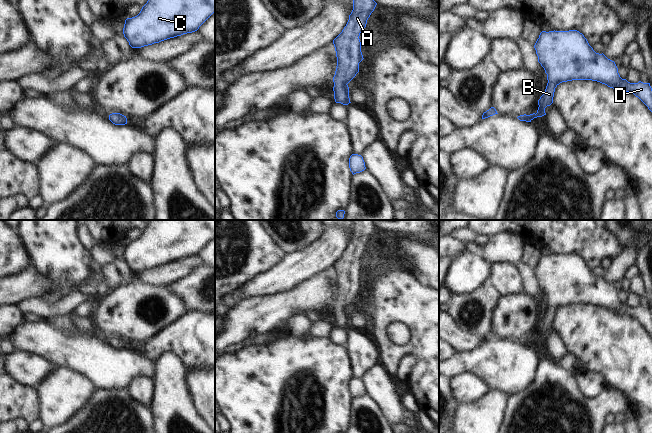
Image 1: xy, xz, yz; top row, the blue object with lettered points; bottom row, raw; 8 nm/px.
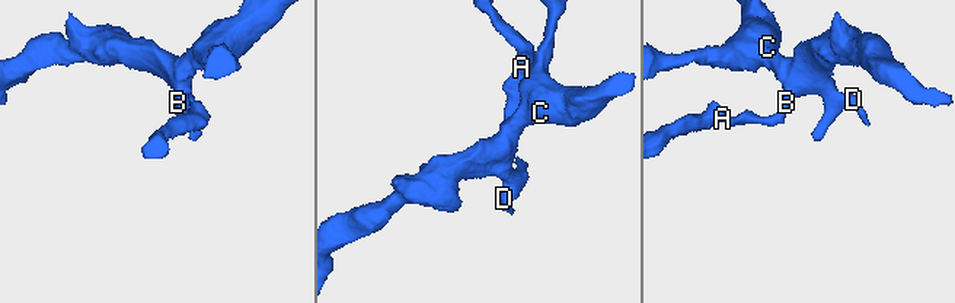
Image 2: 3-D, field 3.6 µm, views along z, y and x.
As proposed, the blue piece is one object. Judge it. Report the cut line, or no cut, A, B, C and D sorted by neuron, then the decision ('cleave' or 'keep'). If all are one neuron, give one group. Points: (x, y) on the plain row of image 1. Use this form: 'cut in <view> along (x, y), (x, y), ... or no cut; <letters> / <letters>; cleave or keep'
no cut; A B C D; keep

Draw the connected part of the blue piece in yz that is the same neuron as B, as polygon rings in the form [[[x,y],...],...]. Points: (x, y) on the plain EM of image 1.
[[[577,254],[542,255],[534,272],[538,286],[547,298],[545,317],[538,324],[537,337],[520,339],[520,345],[531,346],[546,339],[545,332],[553,327],[555,312],[562,306],[592,304],[610,312],[626,315],[638,321],[652,336],[650,307],[630,307],[622,303],[614,285],[596,277],[587,263]]]

